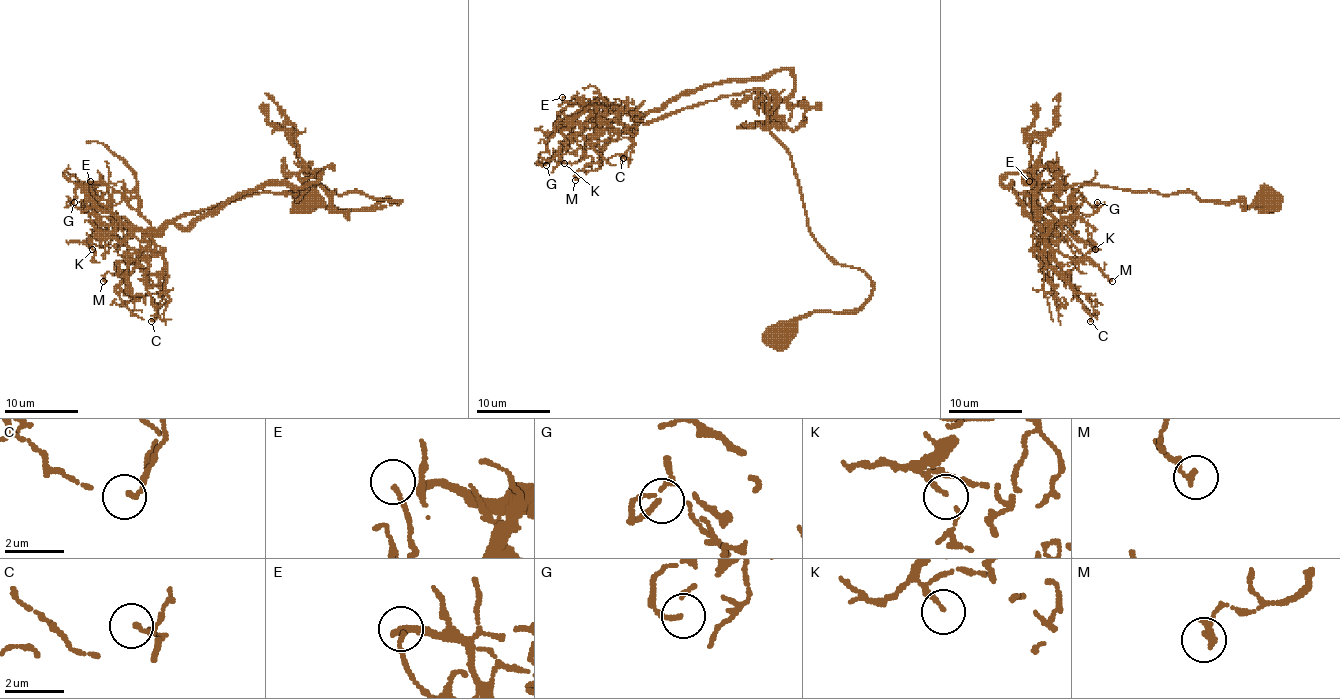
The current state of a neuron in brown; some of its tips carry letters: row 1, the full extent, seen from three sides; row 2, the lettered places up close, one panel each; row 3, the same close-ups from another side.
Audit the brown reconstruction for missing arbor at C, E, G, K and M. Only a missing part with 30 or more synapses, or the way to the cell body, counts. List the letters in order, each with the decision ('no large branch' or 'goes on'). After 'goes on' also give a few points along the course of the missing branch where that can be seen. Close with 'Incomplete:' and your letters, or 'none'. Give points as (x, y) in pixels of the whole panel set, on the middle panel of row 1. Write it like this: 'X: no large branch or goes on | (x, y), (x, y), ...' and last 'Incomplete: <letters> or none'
C: no large branch
E: no large branch
G: no large branch
K: no large branch
M: no large branch
Incomplete: none

